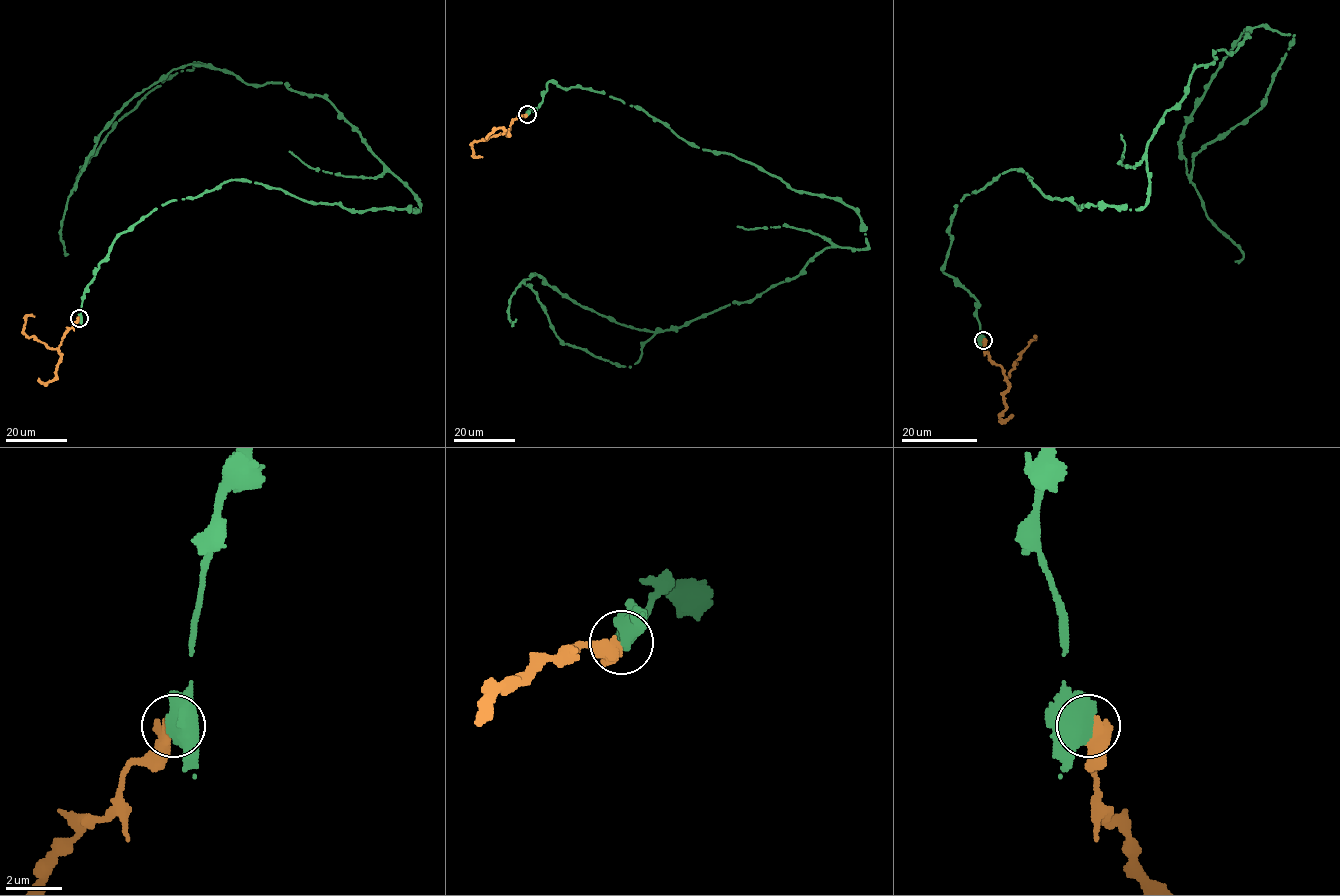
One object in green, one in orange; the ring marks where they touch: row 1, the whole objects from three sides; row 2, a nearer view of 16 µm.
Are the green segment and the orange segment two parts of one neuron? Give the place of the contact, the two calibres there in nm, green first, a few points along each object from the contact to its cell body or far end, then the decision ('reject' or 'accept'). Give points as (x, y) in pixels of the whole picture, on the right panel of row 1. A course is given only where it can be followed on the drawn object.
(983, 340) | 800/550 nm | green via (983, 340), (942, 270), (965, 195), (1020, 169), (1141, 209), (1193, 71), (1250, 29), (1187, 174), (1294, 35) | orange via (983, 340), (988, 357), (1000, 367), (1007, 378), (1020, 354), (1035, 338) | reject

